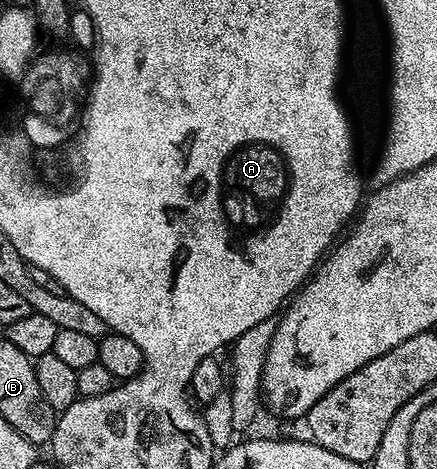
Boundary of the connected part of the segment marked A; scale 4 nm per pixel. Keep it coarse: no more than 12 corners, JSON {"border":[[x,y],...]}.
{"border":[[240,140],[216,176],[232,248],[268,237],[292,196],[276,140]]}

